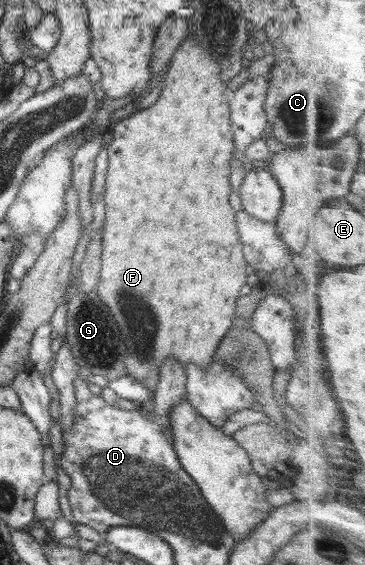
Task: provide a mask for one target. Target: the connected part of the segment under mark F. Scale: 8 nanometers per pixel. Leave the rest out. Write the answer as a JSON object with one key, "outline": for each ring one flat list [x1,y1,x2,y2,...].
{"outline":[[195,37,184,39,173,53,173,58,166,68,165,74,159,79,162,81,160,95,154,104,134,116,125,116,119,122,112,124,112,142,106,145,108,153,108,167,104,203,106,220,104,220,104,243,102,243,102,263,98,283,98,297,110,307,113,318,121,329,122,337,126,342,126,356,124,356,124,369,126,376,138,378,150,391,151,400,154,399,155,389,159,380,160,367,168,359,168,355,178,361,181,366,194,363,202,371,215,359,216,351,223,337,230,331,233,319,236,318,236,297,240,287,247,283,247,275,251,271,243,257,242,243,238,239,236,229,235,210,230,207,228,197,231,192,231,167,234,164,232,153,234,151,231,109,229,108,229,94,227,84,220,75,218,62,198,43]]}

